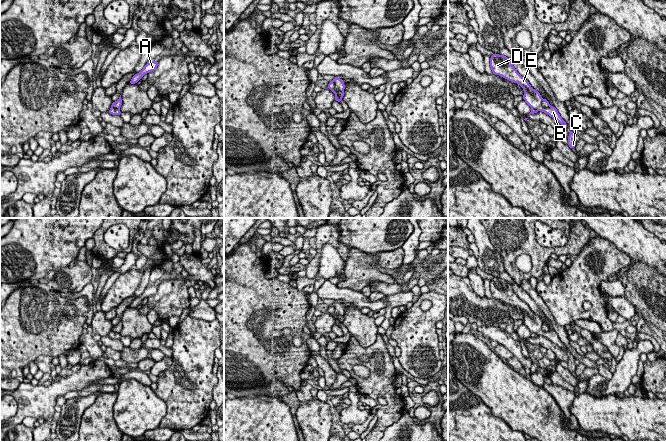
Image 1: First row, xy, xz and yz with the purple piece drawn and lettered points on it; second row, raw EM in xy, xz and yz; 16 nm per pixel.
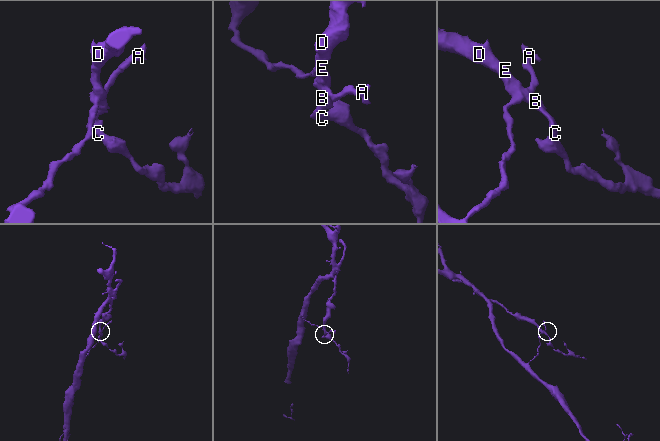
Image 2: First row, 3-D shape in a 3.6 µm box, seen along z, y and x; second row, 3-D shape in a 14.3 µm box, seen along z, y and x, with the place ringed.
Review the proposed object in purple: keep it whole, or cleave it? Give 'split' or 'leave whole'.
split

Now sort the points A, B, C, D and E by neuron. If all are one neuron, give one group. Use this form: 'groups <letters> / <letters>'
groups A / B C D E

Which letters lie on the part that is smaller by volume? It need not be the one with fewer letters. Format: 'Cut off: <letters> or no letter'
Cut off: B, C, D, E

